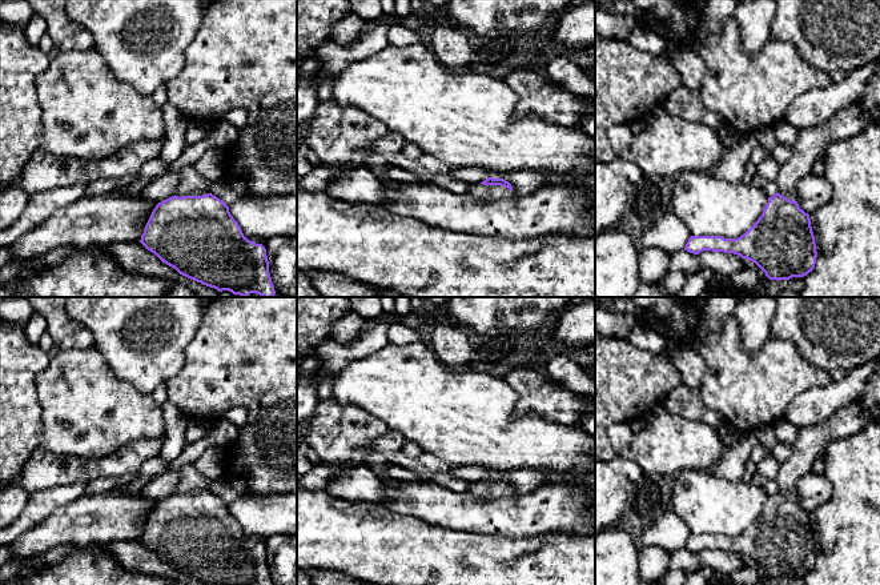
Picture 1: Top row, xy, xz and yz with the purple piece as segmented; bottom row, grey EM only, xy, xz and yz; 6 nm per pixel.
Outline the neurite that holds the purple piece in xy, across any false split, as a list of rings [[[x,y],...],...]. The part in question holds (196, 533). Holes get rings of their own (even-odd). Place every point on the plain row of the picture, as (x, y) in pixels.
[[[186,464],[174,493],[156,504],[140,541],[180,573],[206,585],[274,585],[266,548],[248,538],[229,505],[209,489],[210,480]]]

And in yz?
[[[852,404],[816,425],[800,428],[791,457],[777,472],[779,490],[768,496],[758,520],[738,537],[691,534],[684,549],[738,553],[755,561],[770,578],[807,574],[815,566],[817,550],[809,513],[796,500],[797,481],[812,472],[813,461],[825,456],[833,441],[855,434],[869,422],[871,417]]]

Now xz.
[[[493,476],[473,482],[469,492],[482,500],[503,498],[514,494],[513,485],[509,480]]]

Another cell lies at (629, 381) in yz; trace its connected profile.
[[[595,334],[595,425],[608,428],[612,424],[648,417],[652,406],[663,402],[680,384],[680,373],[667,352],[654,354],[627,338]]]

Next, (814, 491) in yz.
[[[811,472],[797,481],[796,490],[800,508],[812,513],[831,498],[833,485],[824,474],[819,476]]]

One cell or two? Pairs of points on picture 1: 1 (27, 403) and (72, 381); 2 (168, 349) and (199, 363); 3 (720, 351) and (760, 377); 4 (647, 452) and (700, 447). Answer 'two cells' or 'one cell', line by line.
1: two cells
2: two cells
3: one cell
4: one cell

